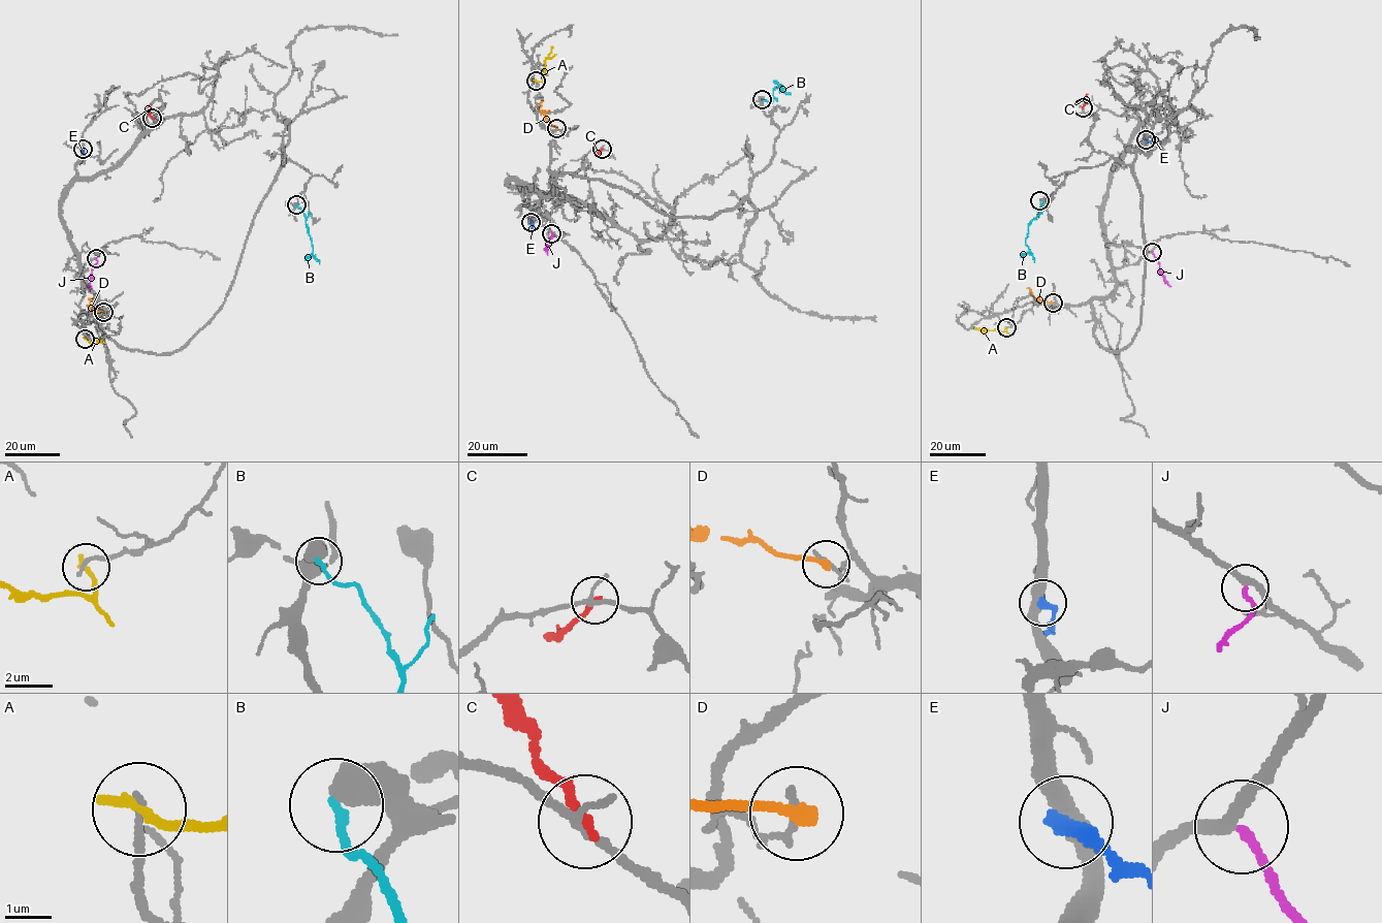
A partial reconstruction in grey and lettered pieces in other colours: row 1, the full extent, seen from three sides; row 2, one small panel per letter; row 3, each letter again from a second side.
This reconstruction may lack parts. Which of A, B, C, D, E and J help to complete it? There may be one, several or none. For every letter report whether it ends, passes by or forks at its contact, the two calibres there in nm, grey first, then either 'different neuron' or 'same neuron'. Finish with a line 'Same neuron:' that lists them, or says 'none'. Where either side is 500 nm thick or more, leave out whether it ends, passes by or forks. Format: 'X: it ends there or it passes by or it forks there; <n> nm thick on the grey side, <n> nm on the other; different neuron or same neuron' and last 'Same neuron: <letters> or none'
A: it ends there; 170 nm thick on the grey side, 260 nm on the other; different neuron
B: 600 nm thick on the grey side, 190 nm on the other; different neuron
C: it ends there; 170 nm thick on the grey side, 220 nm on the other; different neuron
D: it ends there; 160 nm thick on the grey side, 320 nm on the other; different neuron
E: it ends there; 400 nm thick on the grey side, 400 nm on the other; different neuron
J: it ends there; 280 nm thick on the grey side, 190 nm on the other; different neuron
Same neuron: none

